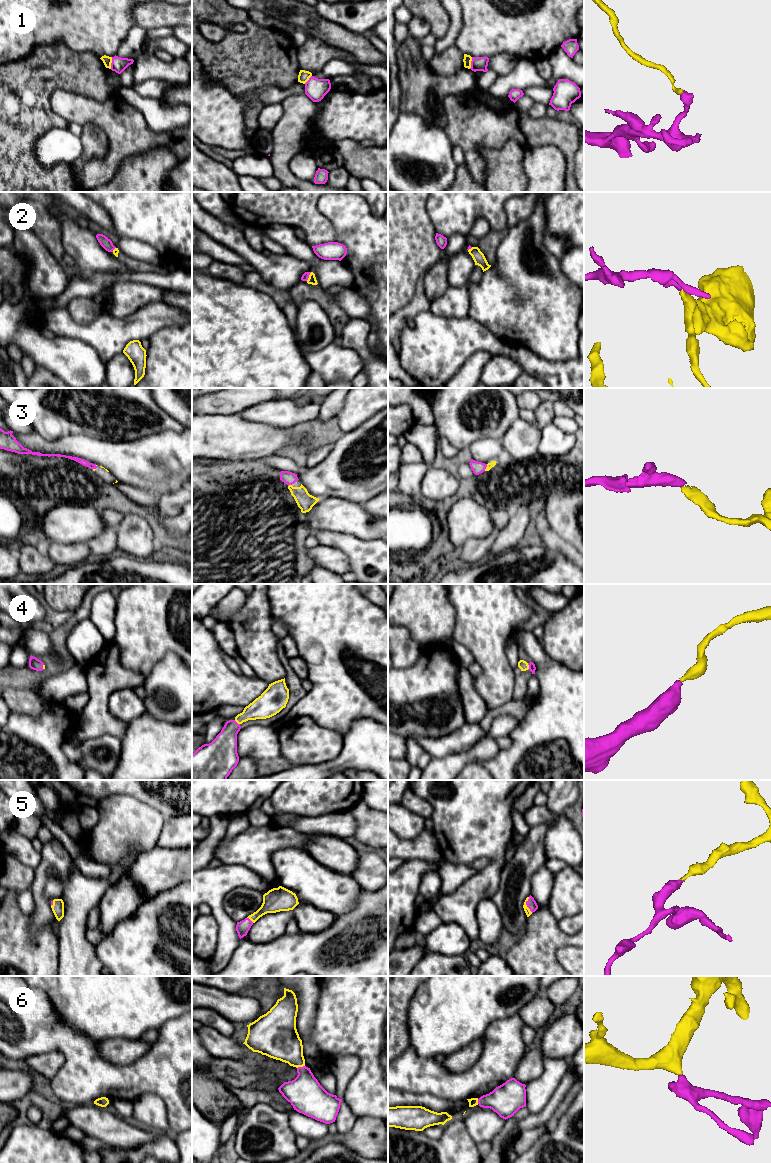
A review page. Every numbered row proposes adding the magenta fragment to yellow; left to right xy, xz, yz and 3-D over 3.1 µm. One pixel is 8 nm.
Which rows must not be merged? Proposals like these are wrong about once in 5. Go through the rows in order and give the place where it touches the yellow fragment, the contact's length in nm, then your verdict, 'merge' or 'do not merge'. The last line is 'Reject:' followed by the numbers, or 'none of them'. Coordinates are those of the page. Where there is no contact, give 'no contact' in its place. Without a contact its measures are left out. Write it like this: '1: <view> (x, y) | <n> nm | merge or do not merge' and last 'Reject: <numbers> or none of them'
1: xy (111, 62) | 100 nm | do not merge
2: xz (309, 276) | 80 nm | merge
3: yz (486, 467) | 60 nm | merge
4: yz (528, 666) | 60 nm | merge
5: yz (526, 905) | 130 nm | merge
6: xz (300, 1066) | 70 nm | merge
Reject: 1

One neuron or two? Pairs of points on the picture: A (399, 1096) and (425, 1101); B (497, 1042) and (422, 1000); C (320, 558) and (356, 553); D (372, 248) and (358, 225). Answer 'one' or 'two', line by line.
A: one
B: two
C: two
D: one

